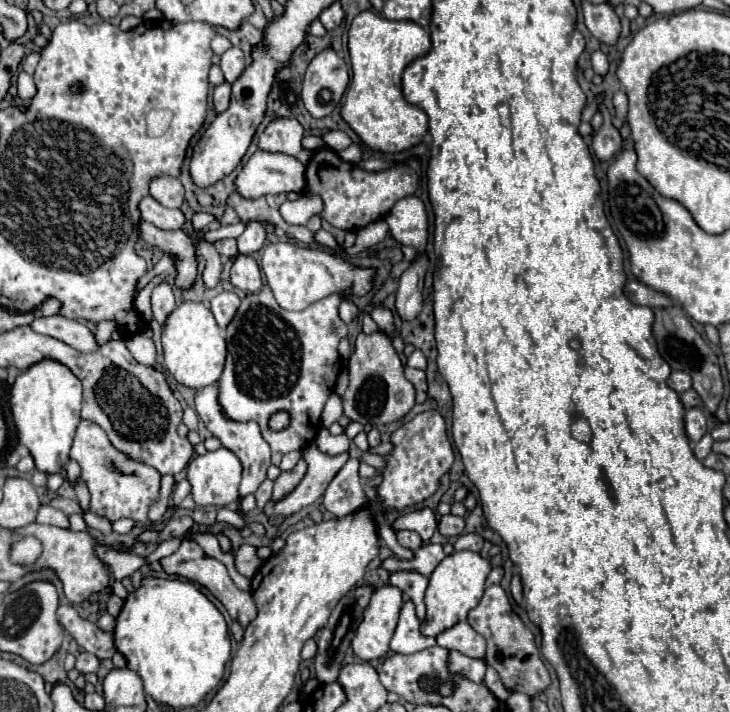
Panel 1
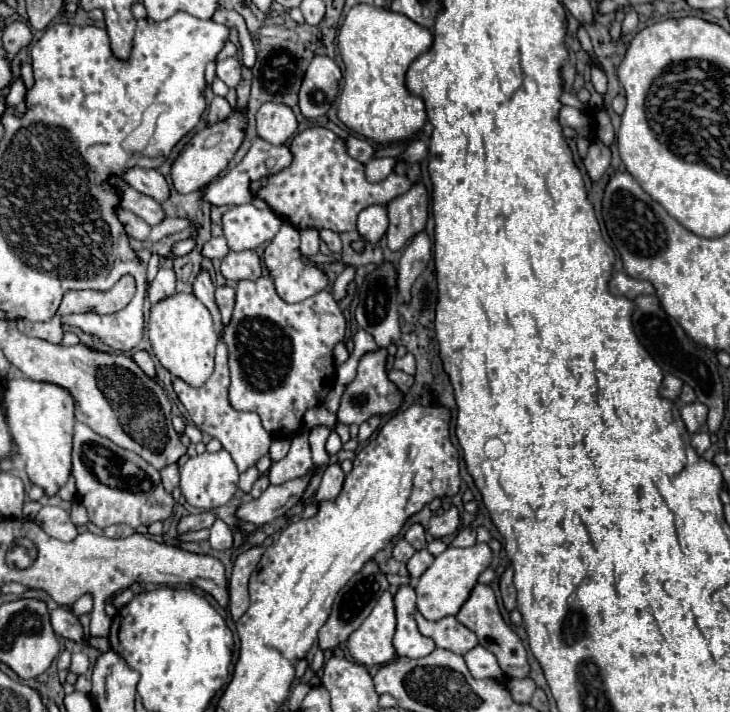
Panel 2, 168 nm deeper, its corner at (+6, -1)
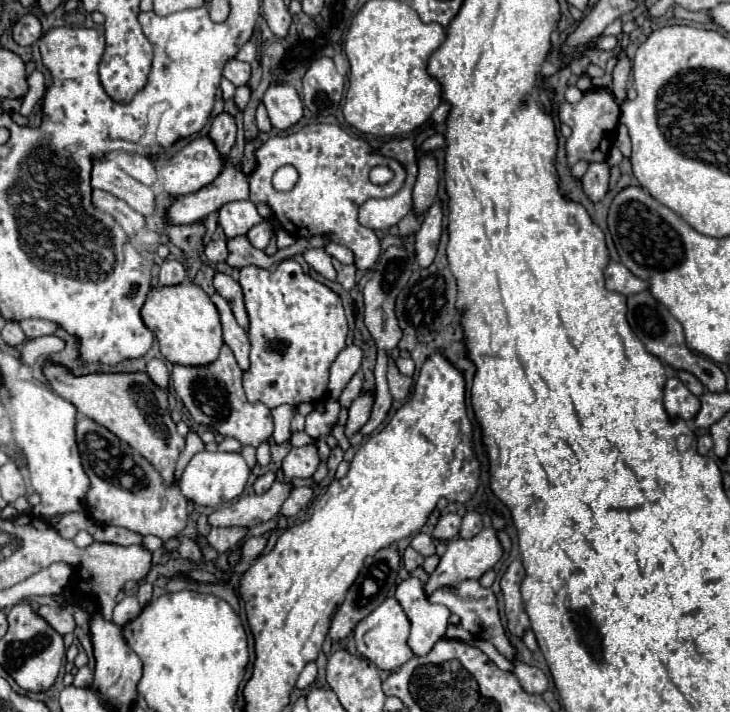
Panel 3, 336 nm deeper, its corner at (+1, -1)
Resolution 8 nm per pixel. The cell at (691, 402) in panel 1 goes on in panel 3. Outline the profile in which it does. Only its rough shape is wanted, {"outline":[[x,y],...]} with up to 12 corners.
{"outline":[[681,371],[679,379],[693,395],[703,393],[703,385],[691,375]]}

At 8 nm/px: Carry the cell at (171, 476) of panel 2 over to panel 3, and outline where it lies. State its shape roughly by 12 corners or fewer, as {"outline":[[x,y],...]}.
{"outline":[[197,433],[187,435],[187,447],[175,469],[175,479],[181,477],[191,457],[205,449]]}

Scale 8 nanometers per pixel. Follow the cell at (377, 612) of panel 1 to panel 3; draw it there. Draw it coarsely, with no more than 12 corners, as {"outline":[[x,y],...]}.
{"outline":[[387,597],[355,627],[357,651],[383,671],[413,657],[409,619]]}

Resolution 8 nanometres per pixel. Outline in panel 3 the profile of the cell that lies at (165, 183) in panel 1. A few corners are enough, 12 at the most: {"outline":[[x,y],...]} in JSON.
{"outline":[[115,153],[115,163],[139,183],[157,179],[153,161],[137,153]]}

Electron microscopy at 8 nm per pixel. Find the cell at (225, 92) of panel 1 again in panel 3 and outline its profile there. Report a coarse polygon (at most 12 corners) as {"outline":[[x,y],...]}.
{"outline":[[219,113],[209,137],[227,159],[235,143],[235,117]]}

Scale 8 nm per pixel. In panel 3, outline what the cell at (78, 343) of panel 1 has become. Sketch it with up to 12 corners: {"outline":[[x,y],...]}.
{"outline":[[25,319],[21,329],[29,339],[53,335],[57,325],[45,319]]}

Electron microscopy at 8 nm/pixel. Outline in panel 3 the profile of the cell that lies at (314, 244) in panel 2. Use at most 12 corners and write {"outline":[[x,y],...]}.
{"outline":[[323,247],[303,257],[319,275],[335,281],[331,257]]}

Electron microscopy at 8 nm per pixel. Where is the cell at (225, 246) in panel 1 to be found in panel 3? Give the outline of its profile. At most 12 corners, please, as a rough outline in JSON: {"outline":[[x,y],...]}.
{"outline":[[209,241],[205,257],[211,263],[227,259],[227,241]]}

